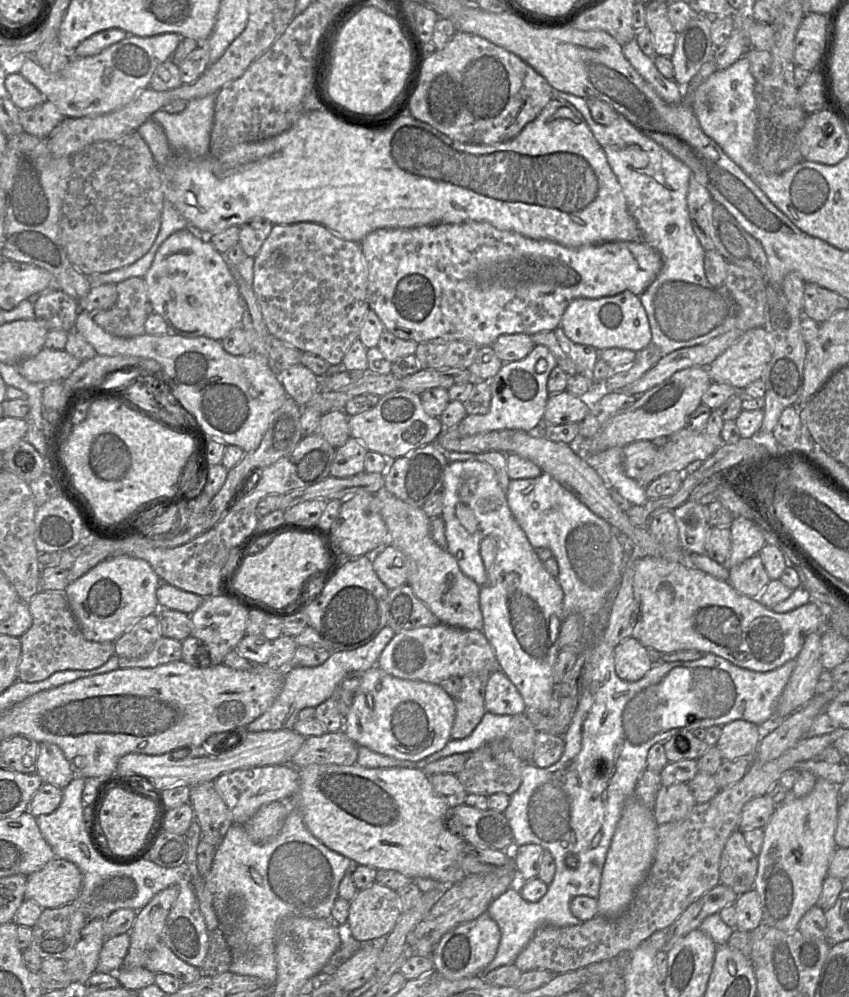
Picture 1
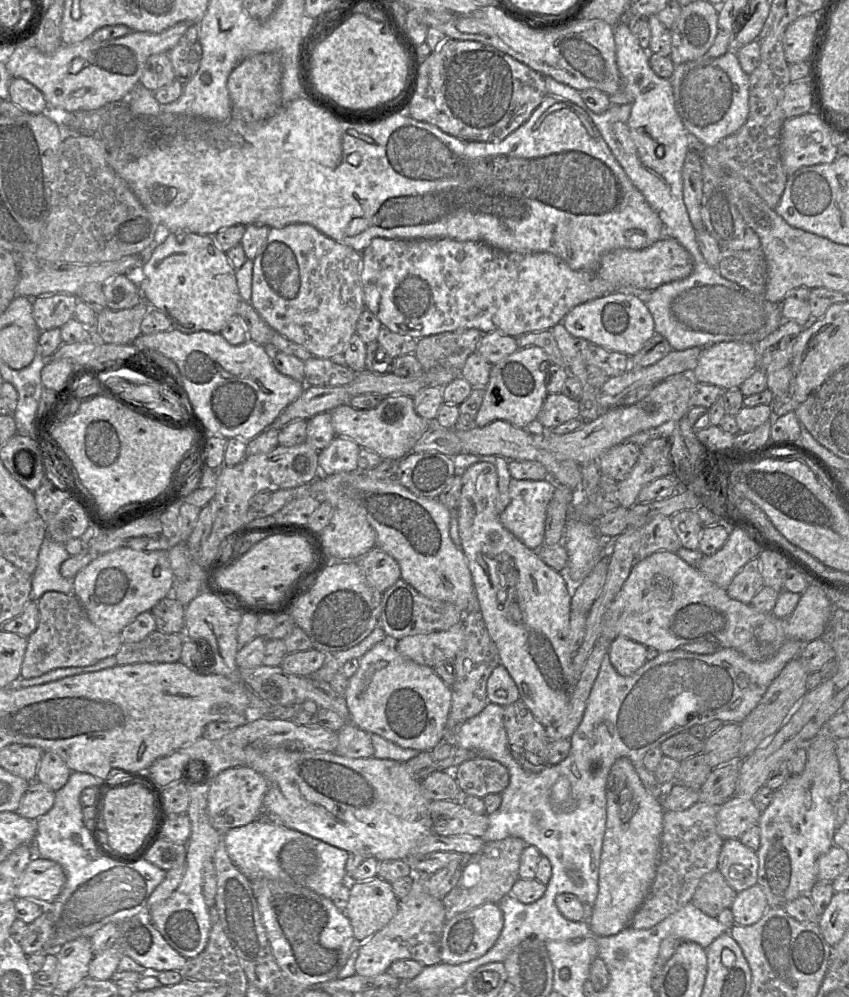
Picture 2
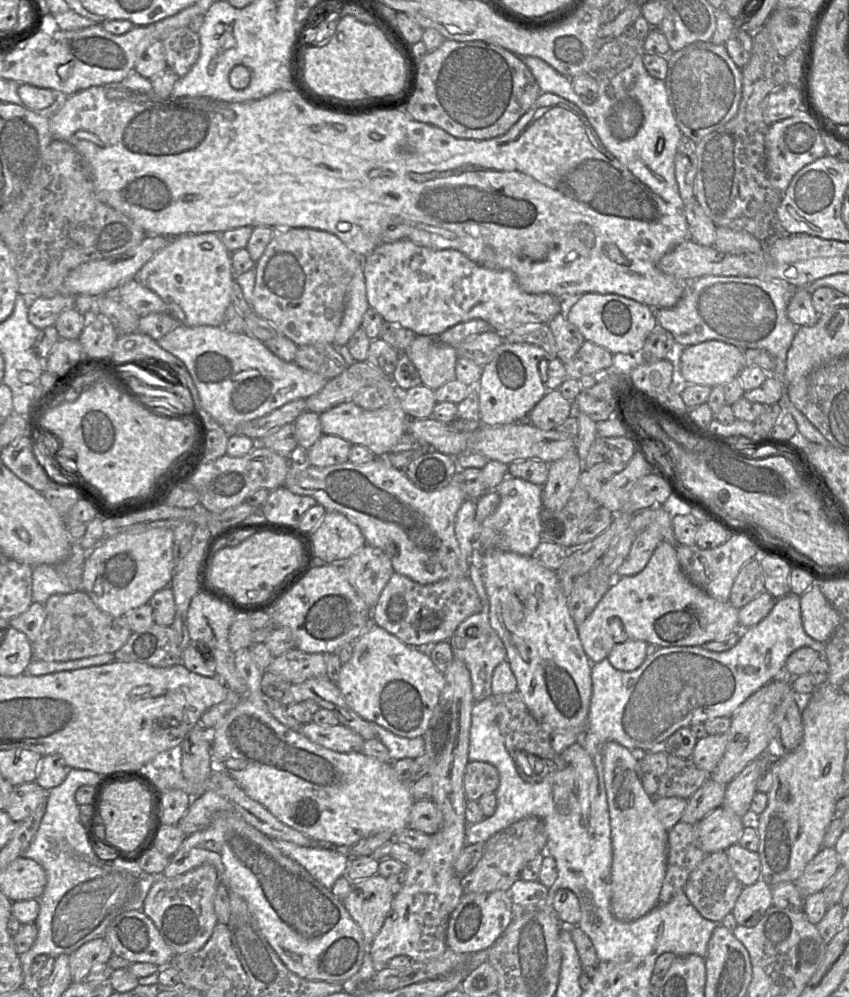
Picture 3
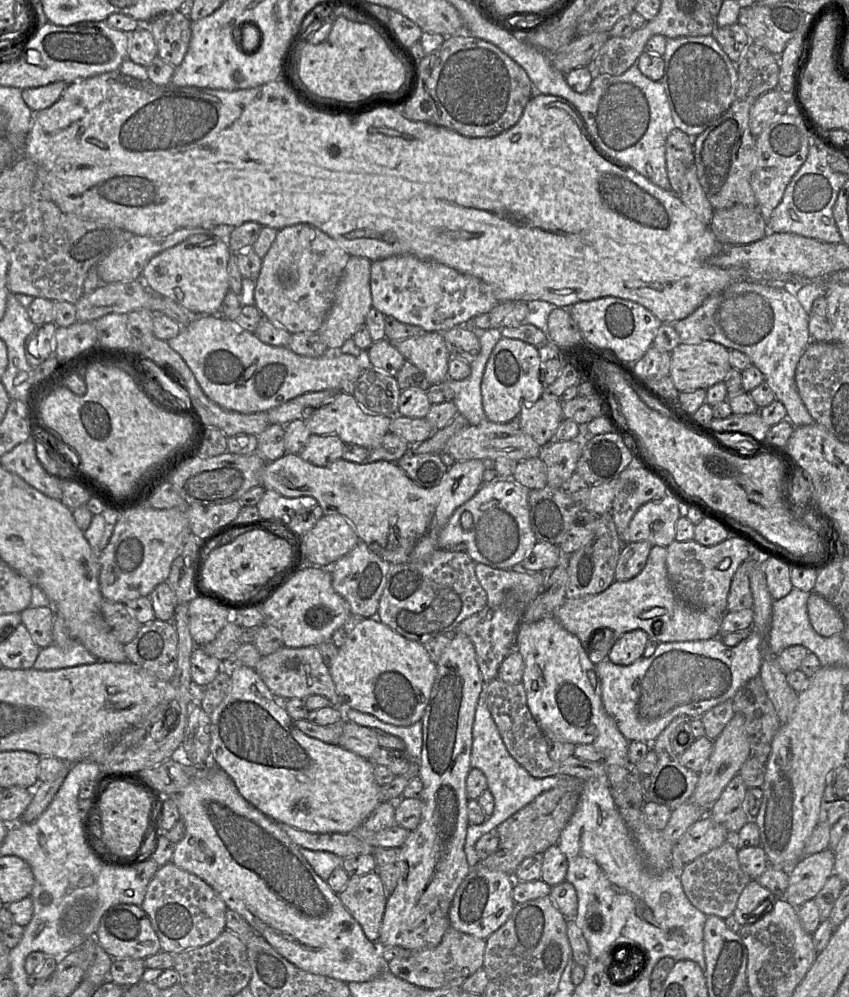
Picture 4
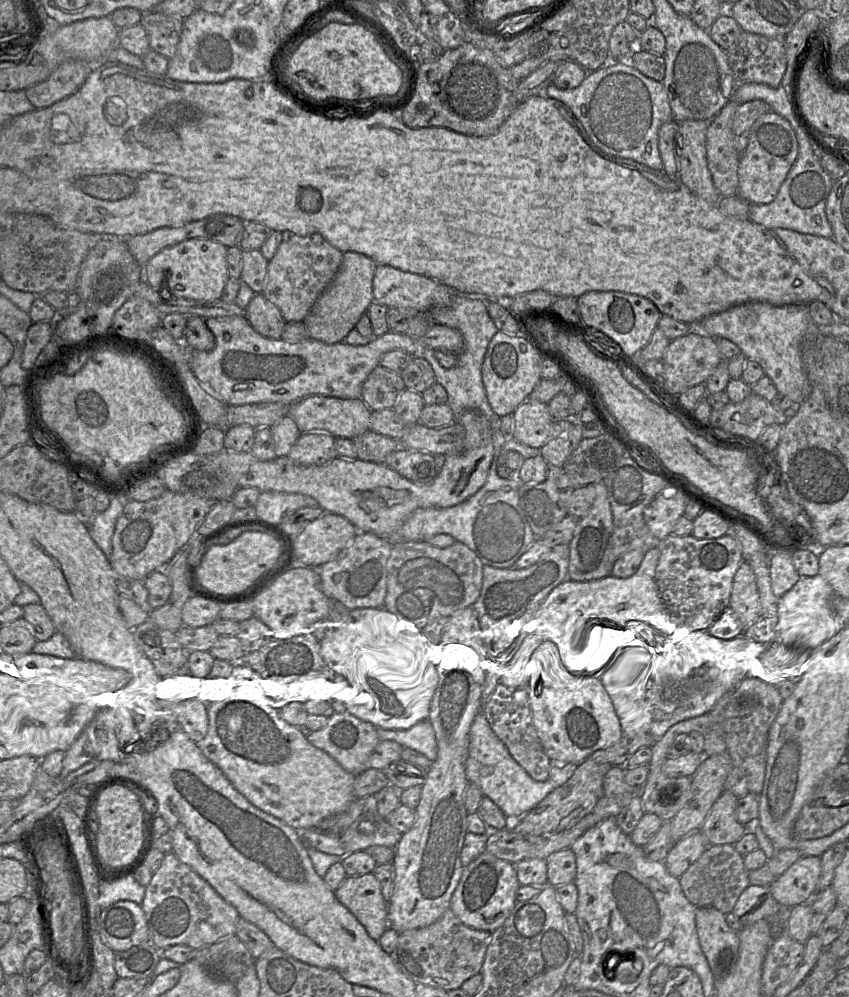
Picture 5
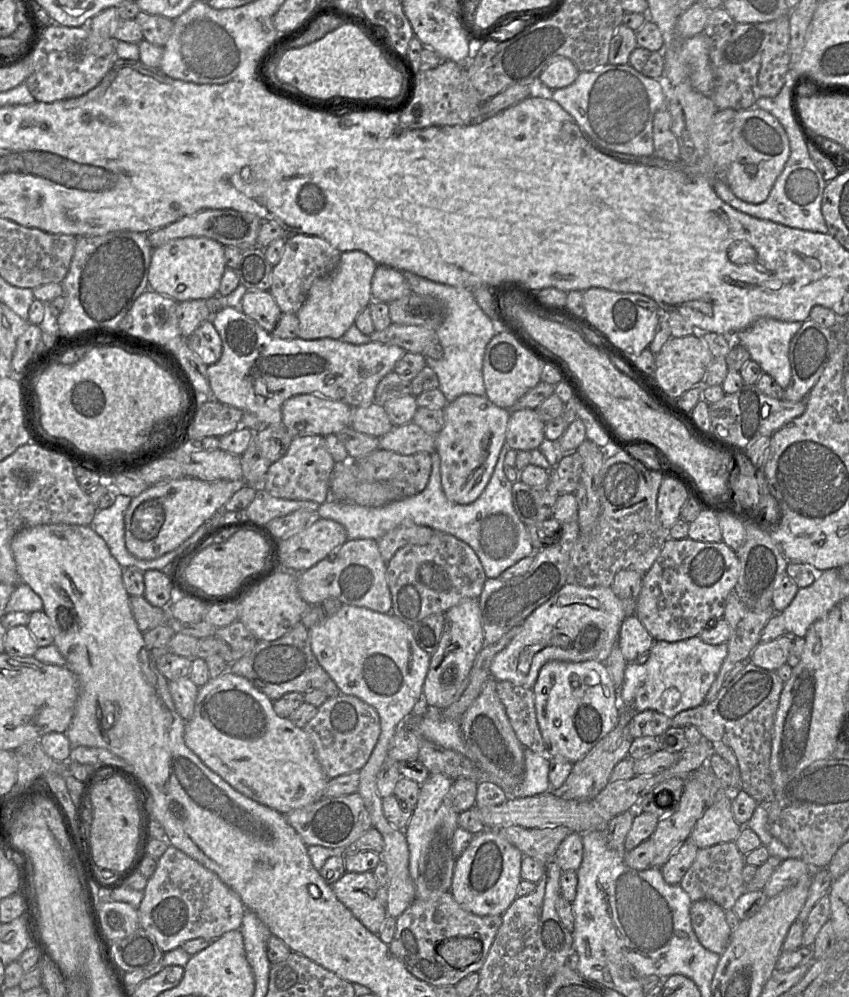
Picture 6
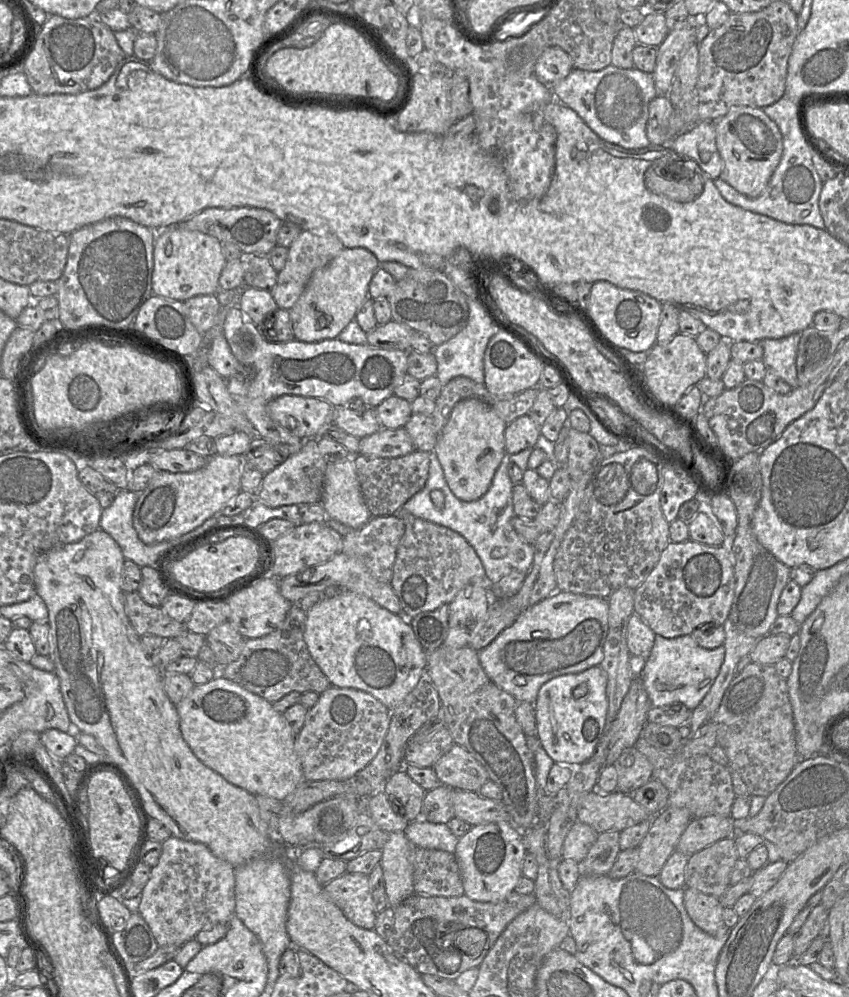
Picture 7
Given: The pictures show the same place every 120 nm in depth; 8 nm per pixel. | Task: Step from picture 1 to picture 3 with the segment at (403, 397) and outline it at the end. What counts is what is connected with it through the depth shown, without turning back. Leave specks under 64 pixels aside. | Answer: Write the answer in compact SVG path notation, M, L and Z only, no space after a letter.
M400 393L378 410L365 410L353 401L347 401L322 412L319 419L323 434L338 436L351 445L364 446L375 457L385 457L391 453L401 436L407 432L407 422L409 420L402 409Z

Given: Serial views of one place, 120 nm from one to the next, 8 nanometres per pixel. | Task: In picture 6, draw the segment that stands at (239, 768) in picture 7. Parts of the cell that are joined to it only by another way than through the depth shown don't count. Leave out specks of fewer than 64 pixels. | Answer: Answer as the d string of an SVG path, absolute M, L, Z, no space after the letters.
M227 670L199 688L193 716L185 723L184 741L236 791L286 815L323 797L328 778L306 732L278 716L273 702L245 677Z

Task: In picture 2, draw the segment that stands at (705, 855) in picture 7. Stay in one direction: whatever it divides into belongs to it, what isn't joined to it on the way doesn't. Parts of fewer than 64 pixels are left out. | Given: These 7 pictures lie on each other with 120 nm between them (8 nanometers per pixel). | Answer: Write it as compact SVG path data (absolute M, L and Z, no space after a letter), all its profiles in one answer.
M715 869L702 877L691 901L706 915L717 918L722 910L731 909L736 895L721 872Z

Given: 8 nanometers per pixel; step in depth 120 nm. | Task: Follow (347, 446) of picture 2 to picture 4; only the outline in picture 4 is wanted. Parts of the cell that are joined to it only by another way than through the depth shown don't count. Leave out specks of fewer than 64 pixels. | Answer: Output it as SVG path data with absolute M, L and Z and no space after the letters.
M311 434L299 456L318 467L325 467L343 456L345 443L337 435Z

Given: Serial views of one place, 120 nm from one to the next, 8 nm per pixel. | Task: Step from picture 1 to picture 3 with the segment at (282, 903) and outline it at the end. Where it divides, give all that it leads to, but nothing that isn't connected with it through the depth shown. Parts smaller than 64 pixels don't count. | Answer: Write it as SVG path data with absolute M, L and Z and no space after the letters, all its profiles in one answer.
M272 840L274 846L285 856L296 861L319 883L327 889L331 889L335 881L345 875L349 857L333 848L303 847L285 840Z

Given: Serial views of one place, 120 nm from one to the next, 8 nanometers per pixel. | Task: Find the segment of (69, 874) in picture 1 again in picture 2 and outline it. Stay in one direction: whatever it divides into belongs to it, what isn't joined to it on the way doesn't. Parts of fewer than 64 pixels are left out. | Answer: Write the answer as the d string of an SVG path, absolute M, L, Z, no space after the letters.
M35 856L23 871L16 892L16 899L34 900L40 906L55 901L66 883L60 864Z

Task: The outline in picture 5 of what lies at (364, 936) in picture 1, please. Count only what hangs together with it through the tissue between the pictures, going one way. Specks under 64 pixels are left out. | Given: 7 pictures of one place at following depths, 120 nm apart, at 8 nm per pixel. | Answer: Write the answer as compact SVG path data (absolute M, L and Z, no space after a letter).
M371 872L357 877L347 876L334 894L356 917L368 935L378 942L389 924L387 903L374 874Z

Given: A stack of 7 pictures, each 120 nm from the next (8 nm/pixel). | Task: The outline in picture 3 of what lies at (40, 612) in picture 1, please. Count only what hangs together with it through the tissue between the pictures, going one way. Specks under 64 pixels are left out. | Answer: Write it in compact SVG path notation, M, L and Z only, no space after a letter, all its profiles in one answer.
M83 590L55 594L44 603L46 617L38 639L32 643L32 659L65 662L105 653L115 653L132 631L125 616L114 617L101 611Z

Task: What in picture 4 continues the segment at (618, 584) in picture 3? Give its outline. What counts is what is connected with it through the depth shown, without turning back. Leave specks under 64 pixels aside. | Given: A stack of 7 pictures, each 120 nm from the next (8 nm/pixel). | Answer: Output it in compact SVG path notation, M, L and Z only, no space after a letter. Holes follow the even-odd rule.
M652 546L645 567L634 578L627 581L615 580L599 594L579 599L566 599L556 609L554 618L568 632L578 637L593 664L596 665L606 659L613 644L612 639L610 641L603 639L605 632L599 631L607 628L615 628L615 638L626 632L641 629L660 643L719 637L721 618L714 618L678 597L668 576L666 557L666 547ZM598 631L602 635L598 635L596 633Z

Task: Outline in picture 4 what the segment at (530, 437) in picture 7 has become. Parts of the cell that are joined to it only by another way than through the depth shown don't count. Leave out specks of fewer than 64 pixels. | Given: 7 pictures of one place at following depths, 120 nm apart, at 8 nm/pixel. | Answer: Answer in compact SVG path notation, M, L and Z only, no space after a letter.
M545 392L535 403L523 407L516 420L525 433L543 446L554 440L556 429L563 419L561 398Z

